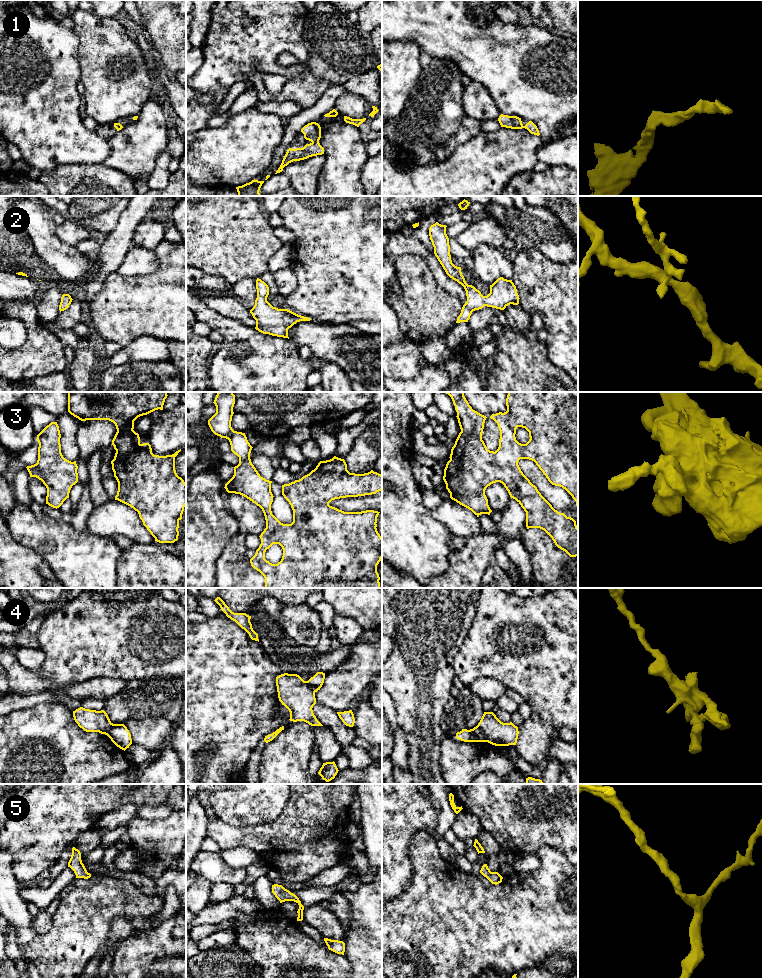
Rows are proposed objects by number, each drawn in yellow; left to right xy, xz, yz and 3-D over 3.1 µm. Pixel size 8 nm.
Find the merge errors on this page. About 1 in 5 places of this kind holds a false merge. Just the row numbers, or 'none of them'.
4

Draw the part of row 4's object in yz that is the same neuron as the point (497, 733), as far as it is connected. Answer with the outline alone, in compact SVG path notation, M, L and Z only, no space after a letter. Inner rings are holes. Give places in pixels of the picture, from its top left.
M484 712L477 725L485 734L488 743L495 746L516 745L518 727L512 722L501 722L493 712Z

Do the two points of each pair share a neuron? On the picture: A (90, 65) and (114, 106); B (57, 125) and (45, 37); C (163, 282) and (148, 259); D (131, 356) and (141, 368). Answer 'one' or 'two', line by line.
A: one
B: one
C: two
D: two

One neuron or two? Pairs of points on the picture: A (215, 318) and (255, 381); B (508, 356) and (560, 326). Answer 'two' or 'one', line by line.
A: one
B: two

